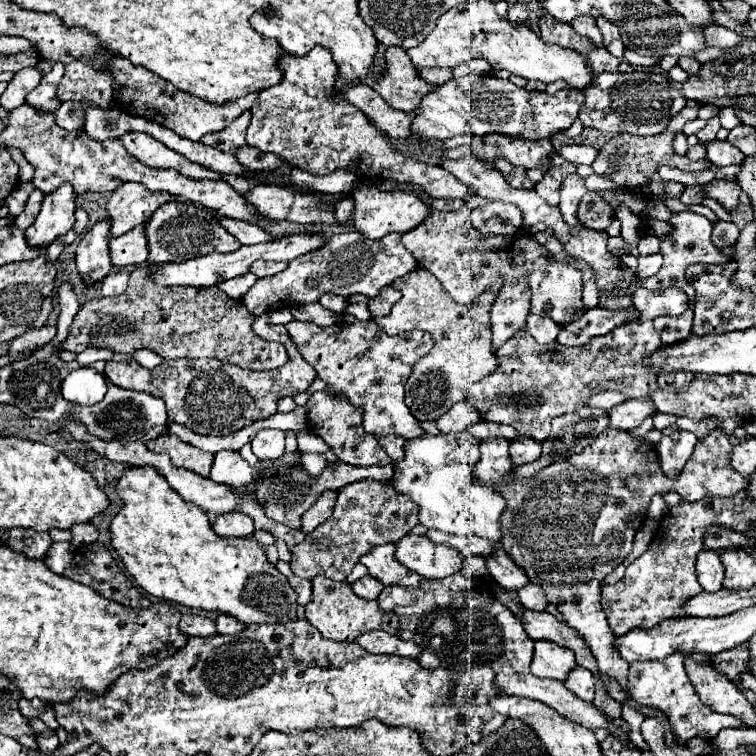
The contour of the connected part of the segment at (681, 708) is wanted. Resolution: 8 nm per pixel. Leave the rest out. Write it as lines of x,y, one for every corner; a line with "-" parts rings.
675,652
667,656
661,662
635,662
629,668
629,698
641,706
651,706
661,710
675,734
677,744
685,744
693,738
705,738
713,740
719,730
723,728
741,728
743,722
735,720
735,716
727,714
717,714
709,710
697,696
695,688
691,688
691,682
687,678
687,672
683,668
683,654

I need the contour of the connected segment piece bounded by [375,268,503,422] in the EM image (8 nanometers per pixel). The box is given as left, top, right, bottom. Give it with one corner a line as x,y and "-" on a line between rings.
415,268
401,280
395,280
393,286
401,290
401,300
391,308
391,314
385,318
375,320
389,336
402,334
409,330
423,330
433,336
433,348
431,352
421,358
413,374
407,380
405,388
405,404
411,410
411,414
419,420
437,420
441,414
445,414
453,404
467,398
467,388
481,380
483,376
491,374
497,368
497,358
491,348
491,330
489,330
489,310
491,304
503,286
503,280
495,280
483,296
479,296
475,302
463,306
451,296
447,296
447,290
439,284
431,272
425,268

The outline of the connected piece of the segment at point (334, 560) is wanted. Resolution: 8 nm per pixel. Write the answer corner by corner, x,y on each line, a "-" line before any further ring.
375,480
347,484
347,488
339,490
331,518
309,532
303,544
293,550
291,570
295,576
307,580
315,576
345,580
359,558
373,546
397,542
399,538
407,536
407,532
417,524
417,512
419,508
411,500
407,500
407,496
395,492
395,488
391,488
389,484

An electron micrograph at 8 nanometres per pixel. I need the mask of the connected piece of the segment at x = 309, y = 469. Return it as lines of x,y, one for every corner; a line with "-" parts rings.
301,454
301,458
303,458
303,468
305,468
305,472
309,474
309,476
313,476
313,478
317,478
317,476
321,476
321,472
325,470
325,466
327,466
327,460
325,460
325,456
323,454

